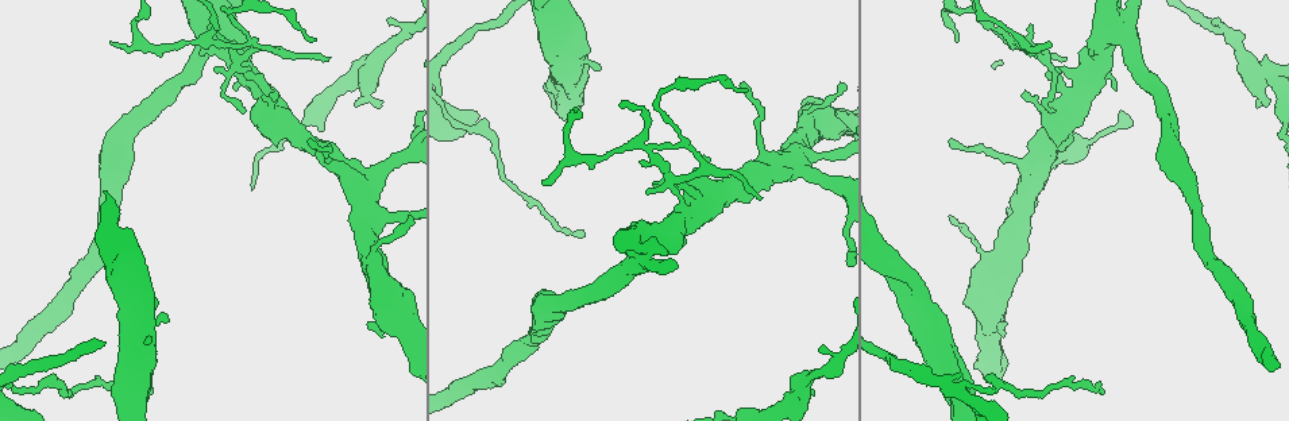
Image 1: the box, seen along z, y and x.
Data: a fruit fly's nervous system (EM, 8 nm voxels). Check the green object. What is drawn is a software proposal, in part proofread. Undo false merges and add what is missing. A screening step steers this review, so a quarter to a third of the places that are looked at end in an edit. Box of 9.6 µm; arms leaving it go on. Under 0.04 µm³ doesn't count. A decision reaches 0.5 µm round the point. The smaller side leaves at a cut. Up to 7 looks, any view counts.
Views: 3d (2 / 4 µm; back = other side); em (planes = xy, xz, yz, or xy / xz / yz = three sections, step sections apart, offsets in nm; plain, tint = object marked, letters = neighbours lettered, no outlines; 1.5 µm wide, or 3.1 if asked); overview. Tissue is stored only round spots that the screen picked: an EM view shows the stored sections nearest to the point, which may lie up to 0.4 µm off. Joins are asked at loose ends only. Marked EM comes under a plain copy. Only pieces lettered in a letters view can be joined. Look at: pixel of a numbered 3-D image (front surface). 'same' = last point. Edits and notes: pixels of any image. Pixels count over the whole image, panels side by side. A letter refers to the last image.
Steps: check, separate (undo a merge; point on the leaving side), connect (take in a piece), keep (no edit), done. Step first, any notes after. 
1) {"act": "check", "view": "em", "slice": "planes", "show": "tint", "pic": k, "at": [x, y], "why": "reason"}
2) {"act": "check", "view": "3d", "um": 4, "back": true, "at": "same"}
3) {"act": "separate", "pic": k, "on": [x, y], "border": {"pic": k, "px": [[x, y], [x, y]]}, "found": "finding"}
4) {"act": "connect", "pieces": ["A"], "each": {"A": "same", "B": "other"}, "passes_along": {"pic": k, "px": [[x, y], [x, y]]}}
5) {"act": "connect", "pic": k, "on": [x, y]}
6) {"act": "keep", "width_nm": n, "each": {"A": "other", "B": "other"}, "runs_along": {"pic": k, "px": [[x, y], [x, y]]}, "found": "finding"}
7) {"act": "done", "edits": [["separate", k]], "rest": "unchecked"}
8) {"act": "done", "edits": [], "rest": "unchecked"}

{"act": "check", "view": "em", "slice": "planes", "show": "letters", "pic": 1, "at": [326, 60], "why": "tapers out"}

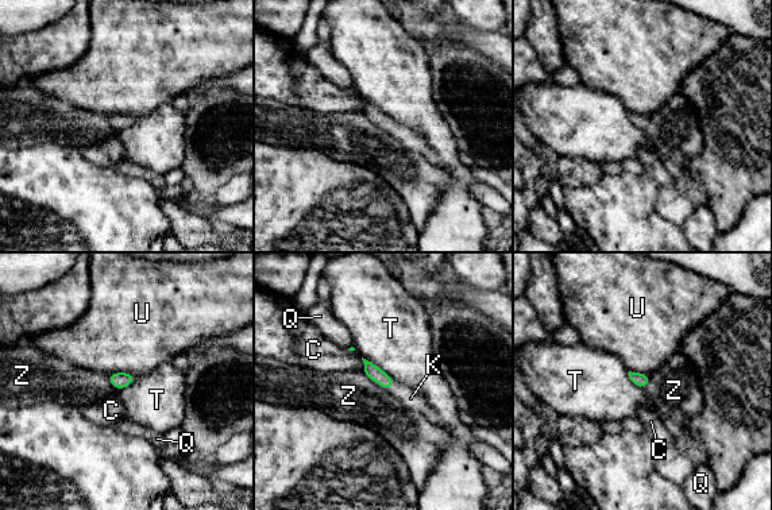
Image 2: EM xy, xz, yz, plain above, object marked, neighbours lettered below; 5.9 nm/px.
{"act": "connect", "pieces": ["K"], "longest_contact_nm": ["T", 240], "each": {"C": "other", "K": "same", "Q": "other", "T": "other", "U": "other", "Z": "other"}, "passes_along": {"pic": 2, "px": [[375, 374], [393, 385], [410, 398]]}, "found": "it goes on there"}

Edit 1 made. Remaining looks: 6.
{"act": "check", "view": "overview", "why": "see it whole again"}

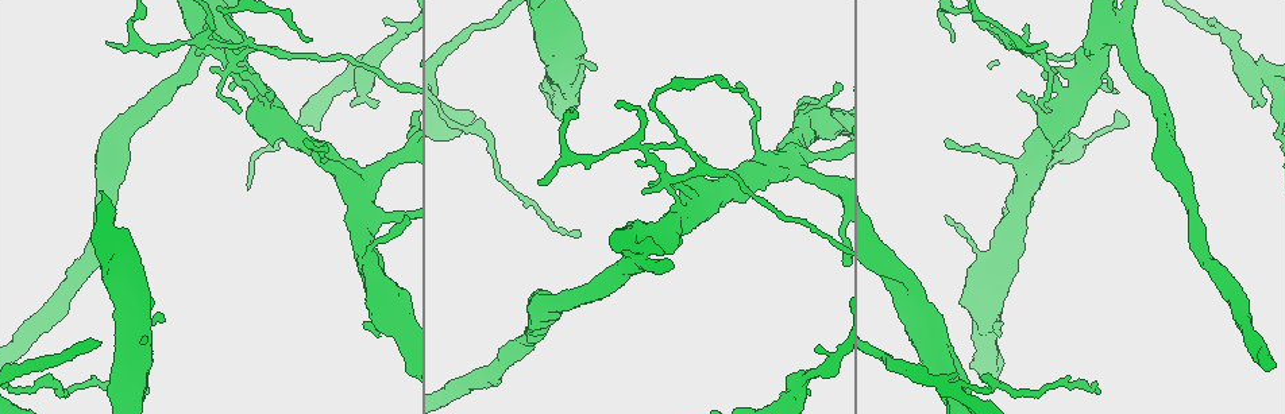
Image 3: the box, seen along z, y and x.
{"act": "check", "view": "3d", "um": 2, "pic": 3, "at": [666, 180], "why": "side arm on a straight run"}

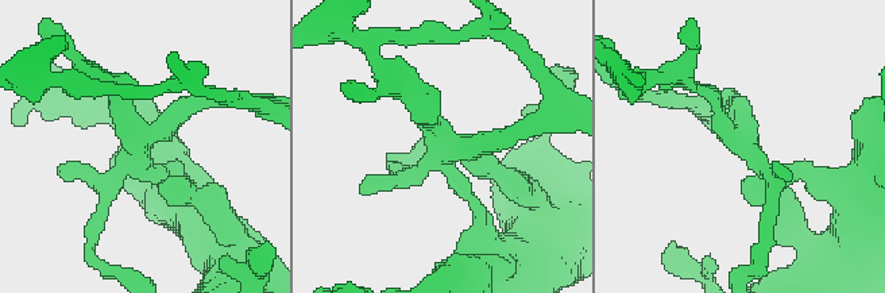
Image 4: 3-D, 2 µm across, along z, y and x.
{"act": "check", "view": "em", "slice": "xz", "step": 8, "show": "tint", "pic": 4, "at": [753, 157], "why": "need the tissue"}

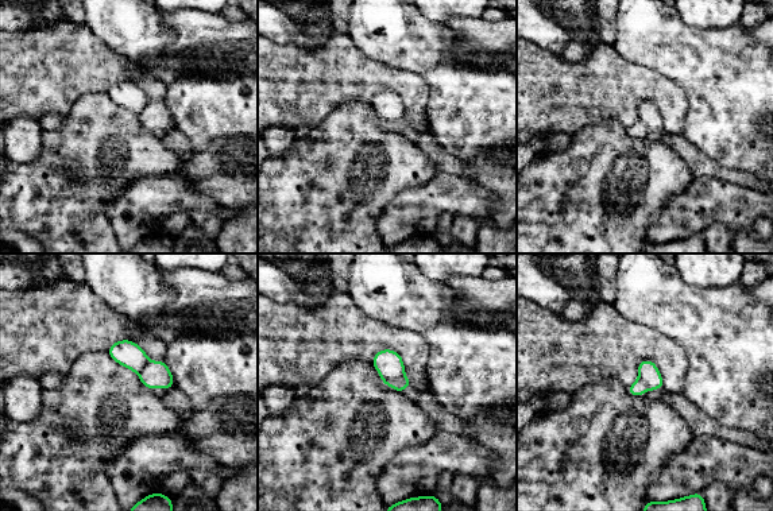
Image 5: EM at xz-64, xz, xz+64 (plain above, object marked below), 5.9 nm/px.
{"act": "check", "view": "em", "slice": "planes", "show": "letters", "at": "same"}

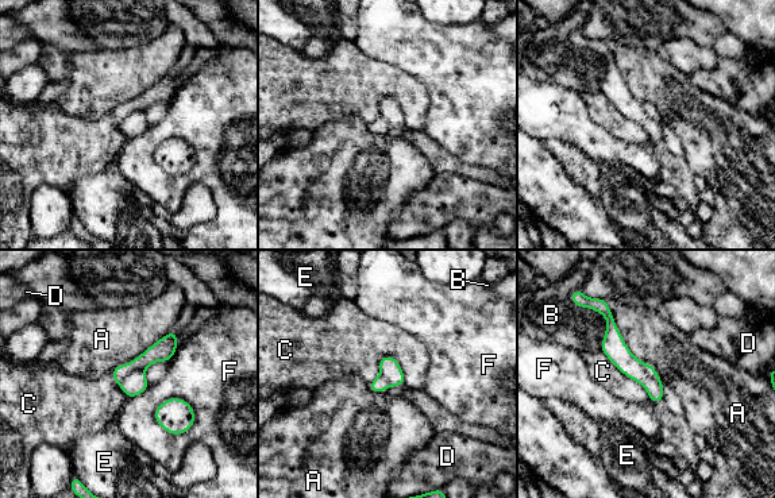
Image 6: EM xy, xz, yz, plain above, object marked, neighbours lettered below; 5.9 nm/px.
{"act": "separate", "pic": 6, "on": [164, 350], "width_nm": 130, "each": {"A": "other", "B": "other", "C": "other", "D": "other", "E": "other", "F": "other"}, "border": {"pic": 6, "px": [[142, 369], [132, 367], [119, 385]]}, "found": "a second neuron is stuck on"}

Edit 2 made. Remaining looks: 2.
{"act": "done", "edits": [["connect", 2], ["separate", 6]], "rest": "unchecked"}

